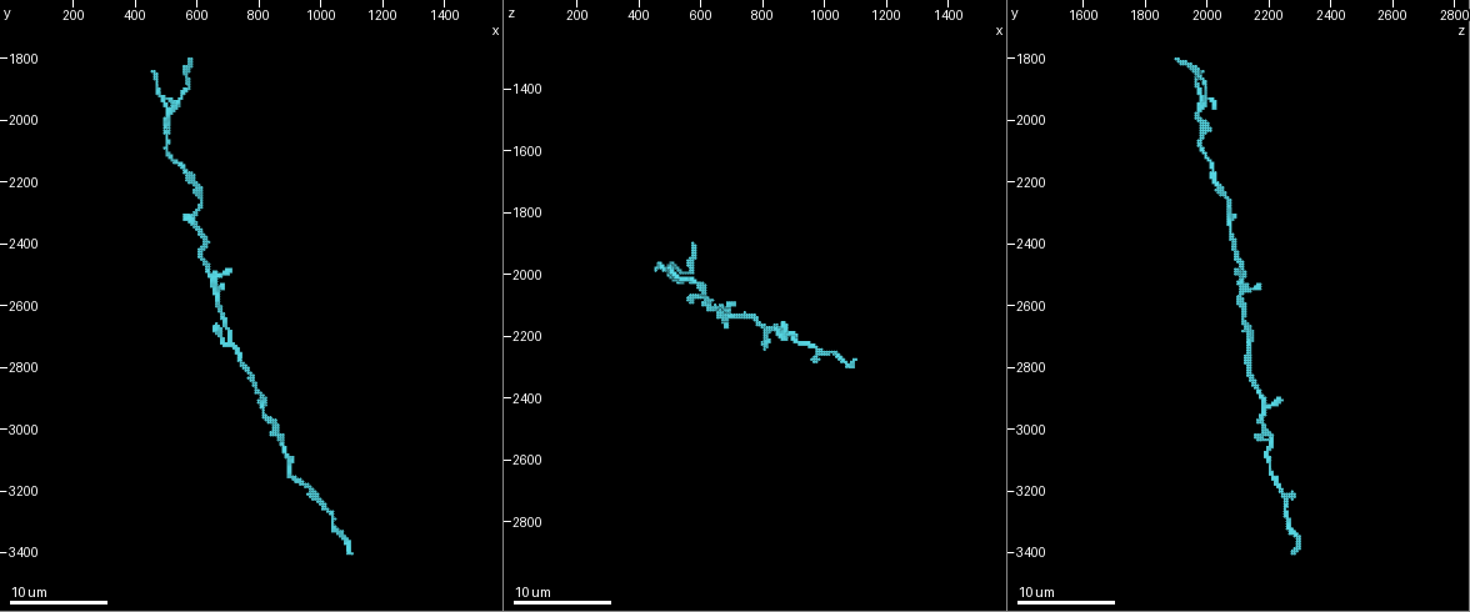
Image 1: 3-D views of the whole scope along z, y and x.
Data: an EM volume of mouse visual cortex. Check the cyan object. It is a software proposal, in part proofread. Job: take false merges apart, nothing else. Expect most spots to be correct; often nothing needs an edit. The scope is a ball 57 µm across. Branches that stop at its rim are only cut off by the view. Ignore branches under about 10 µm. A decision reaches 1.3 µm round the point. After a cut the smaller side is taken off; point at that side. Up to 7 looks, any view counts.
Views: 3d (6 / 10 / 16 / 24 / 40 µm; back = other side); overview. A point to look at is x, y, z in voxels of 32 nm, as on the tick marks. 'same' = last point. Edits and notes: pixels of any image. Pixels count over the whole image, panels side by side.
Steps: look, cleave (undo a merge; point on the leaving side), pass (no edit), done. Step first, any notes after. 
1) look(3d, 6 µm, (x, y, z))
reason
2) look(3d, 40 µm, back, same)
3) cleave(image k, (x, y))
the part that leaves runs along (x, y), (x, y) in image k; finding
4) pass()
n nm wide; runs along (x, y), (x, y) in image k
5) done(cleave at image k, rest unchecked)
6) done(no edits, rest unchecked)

look(3d, 16 µm, (610, 2250, 2060))
calibre changes

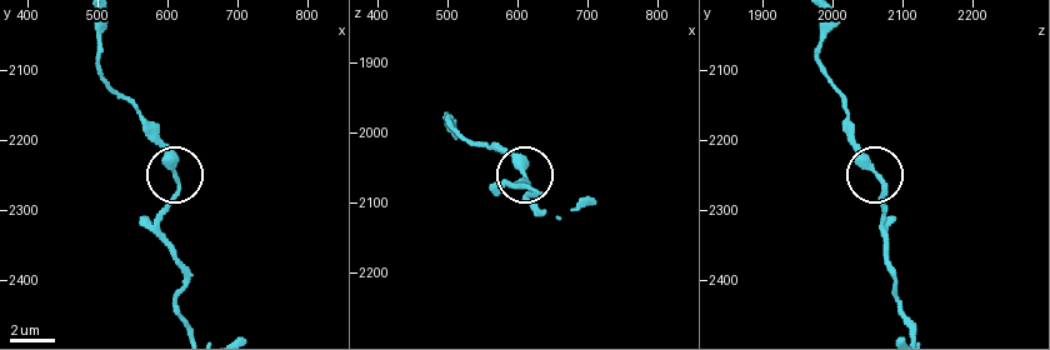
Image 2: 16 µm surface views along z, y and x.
look(3d, 16 µm, back, (615, 2260, 2075))

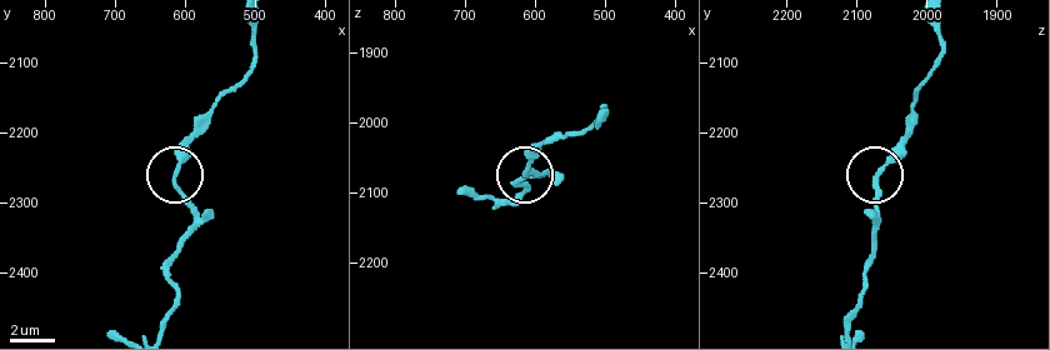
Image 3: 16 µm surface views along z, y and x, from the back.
pass()
runs along (164, 325), (170, 259), (191, 214), (175, 164), (195, 138) in image 3; all the same neuron

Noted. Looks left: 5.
look(3d, 16 µm, (640, 2490, 2110))
side arm on a straight run

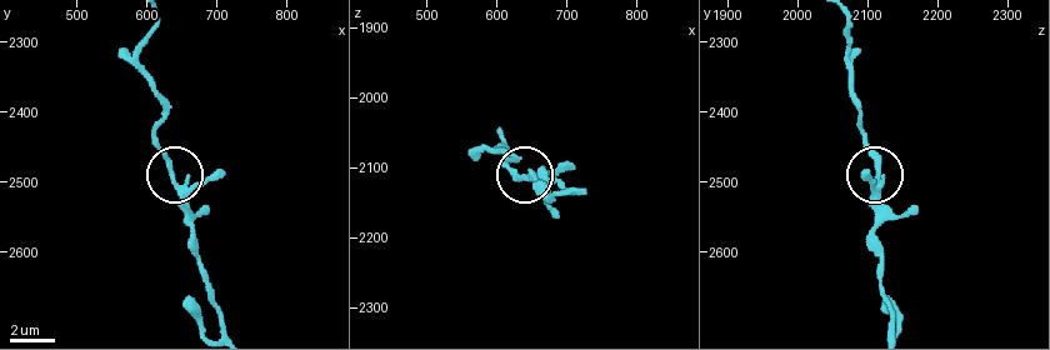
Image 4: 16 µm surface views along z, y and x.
pass()
runs along (199, 258), (183, 193), (153, 133) in image 4; one neuron here

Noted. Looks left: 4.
look(3d, 6 µm, (700, 2690, 2130))
three-way junction

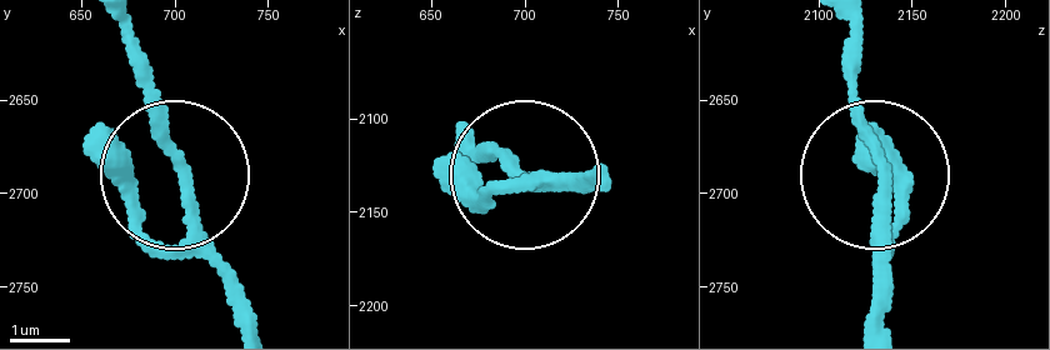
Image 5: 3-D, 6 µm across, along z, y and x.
pass()
runs along (134, 34), (183, 238), (233, 308) in image 5; continuous, no second neuron

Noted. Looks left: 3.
done(no edits, rest unchecked)

